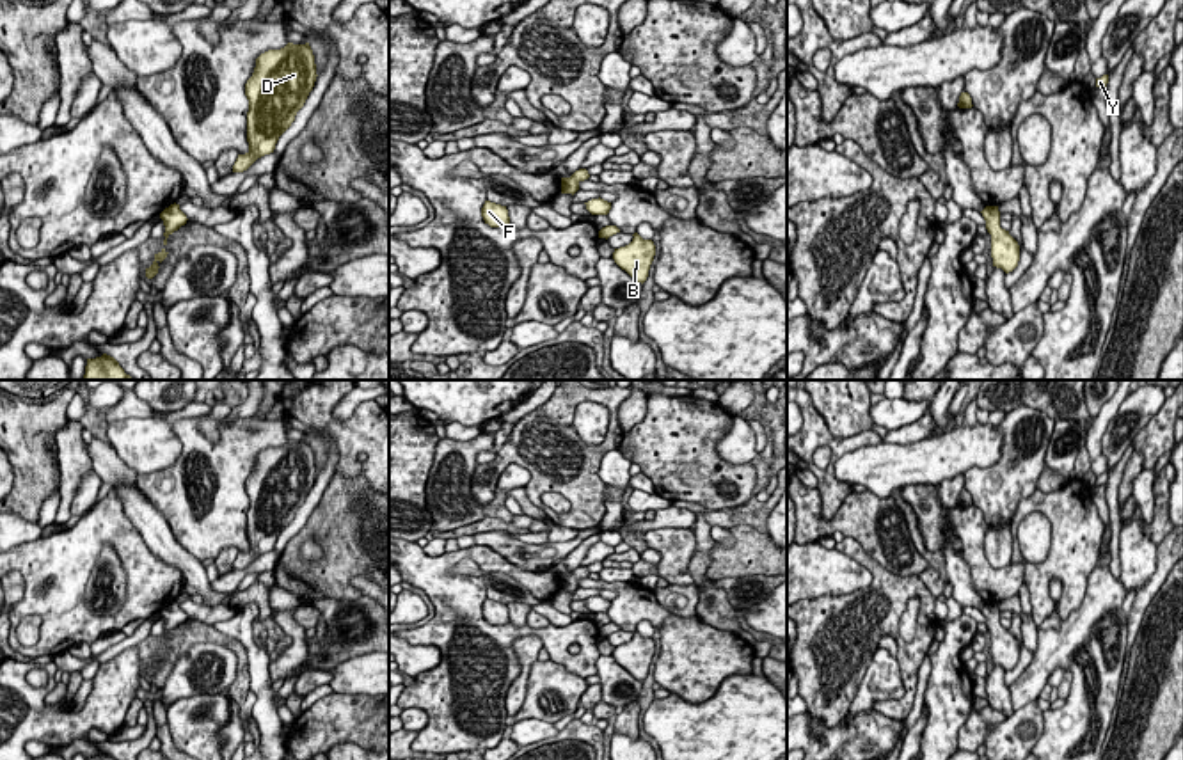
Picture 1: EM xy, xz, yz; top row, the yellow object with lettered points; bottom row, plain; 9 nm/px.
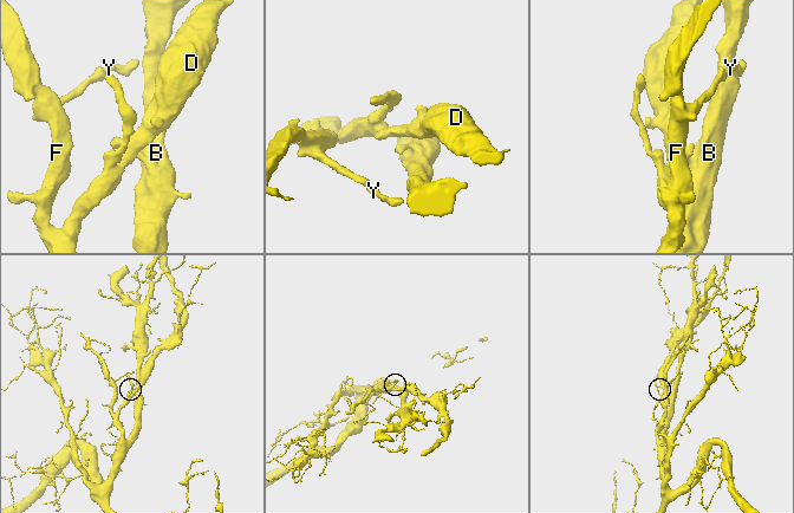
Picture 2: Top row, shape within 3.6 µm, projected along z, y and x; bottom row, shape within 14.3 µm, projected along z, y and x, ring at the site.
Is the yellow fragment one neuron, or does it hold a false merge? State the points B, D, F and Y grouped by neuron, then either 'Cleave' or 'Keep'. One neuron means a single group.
Groups: B D F Y. Keep

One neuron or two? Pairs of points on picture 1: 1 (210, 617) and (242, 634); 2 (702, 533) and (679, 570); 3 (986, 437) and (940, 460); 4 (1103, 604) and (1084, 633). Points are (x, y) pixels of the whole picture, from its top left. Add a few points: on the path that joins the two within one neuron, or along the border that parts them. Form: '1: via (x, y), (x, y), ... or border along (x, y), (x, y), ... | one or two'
1: border along (238, 609), (233, 617), (212, 625) | two
2: border along (691, 530), (695, 553), (690, 576), (695, 583) | two
3: via (976, 446), (951, 453) | one
4: via (1102, 611), (1089, 625) | one

